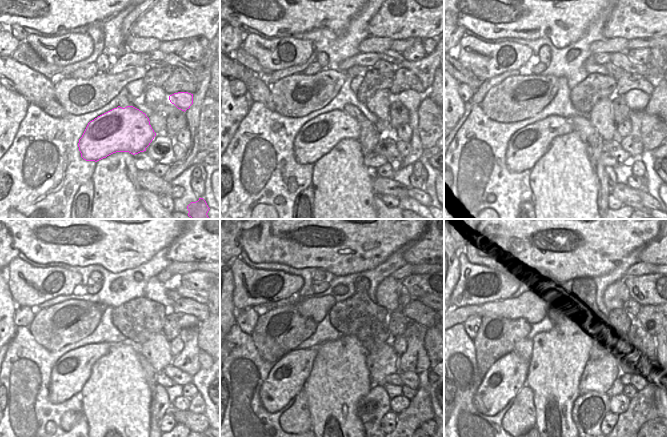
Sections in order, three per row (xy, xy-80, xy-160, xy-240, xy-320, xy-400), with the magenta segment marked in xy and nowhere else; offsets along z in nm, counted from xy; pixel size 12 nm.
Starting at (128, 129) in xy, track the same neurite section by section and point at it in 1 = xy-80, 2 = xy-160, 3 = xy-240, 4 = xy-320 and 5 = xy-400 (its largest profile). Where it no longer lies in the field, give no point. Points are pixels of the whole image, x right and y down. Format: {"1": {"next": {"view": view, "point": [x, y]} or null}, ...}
{"1": {"next": {"view": "xy-80", "point": [316, 138]}}, "2": {"next": {"view": "xy-160", "point": [527, 145]}}, "3": {"next": {"view": "xy-240", "point": [69, 374]}}, "4": {"next": {"view": "xy-320", "point": [286, 379]}}, "5": {"next": {"view": "xy-400", "point": [507, 376]}}}

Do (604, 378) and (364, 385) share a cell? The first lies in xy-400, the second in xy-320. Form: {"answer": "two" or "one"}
{"answer": "two"}

